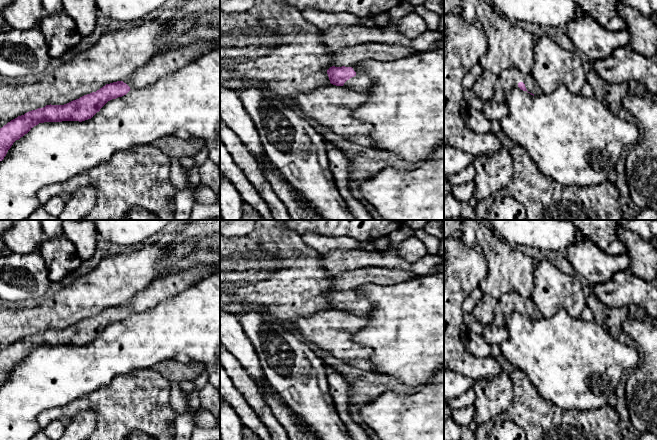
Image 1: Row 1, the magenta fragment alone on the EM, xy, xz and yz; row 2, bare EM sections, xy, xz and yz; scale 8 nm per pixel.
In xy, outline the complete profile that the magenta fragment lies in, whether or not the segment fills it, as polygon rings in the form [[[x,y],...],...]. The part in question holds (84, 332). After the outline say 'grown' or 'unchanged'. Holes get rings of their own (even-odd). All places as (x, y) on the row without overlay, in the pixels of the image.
[[[197,265],[186,271],[173,273],[153,281],[146,288],[137,292],[133,297],[127,300],[122,305],[106,308],[96,316],[84,319],[79,323],[73,324],[64,329],[46,329],[43,332],[29,335],[24,339],[18,340],[11,344],[2,352],[0,352],[0,385],[4,383],[8,374],[11,372],[16,364],[19,364],[25,358],[27,358],[34,350],[44,346],[62,346],[62,345],[85,345],[91,343],[100,333],[110,324],[116,323],[126,319],[132,313],[140,313],[151,307],[156,306],[159,302],[177,295],[184,289],[188,288],[192,284],[200,281],[201,279],[211,275],[212,269],[206,266]]] | grown

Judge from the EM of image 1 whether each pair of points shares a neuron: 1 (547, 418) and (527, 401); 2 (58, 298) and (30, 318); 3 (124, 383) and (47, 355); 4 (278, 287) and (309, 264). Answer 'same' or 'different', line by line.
1: same
2: same
3: different
4: same

